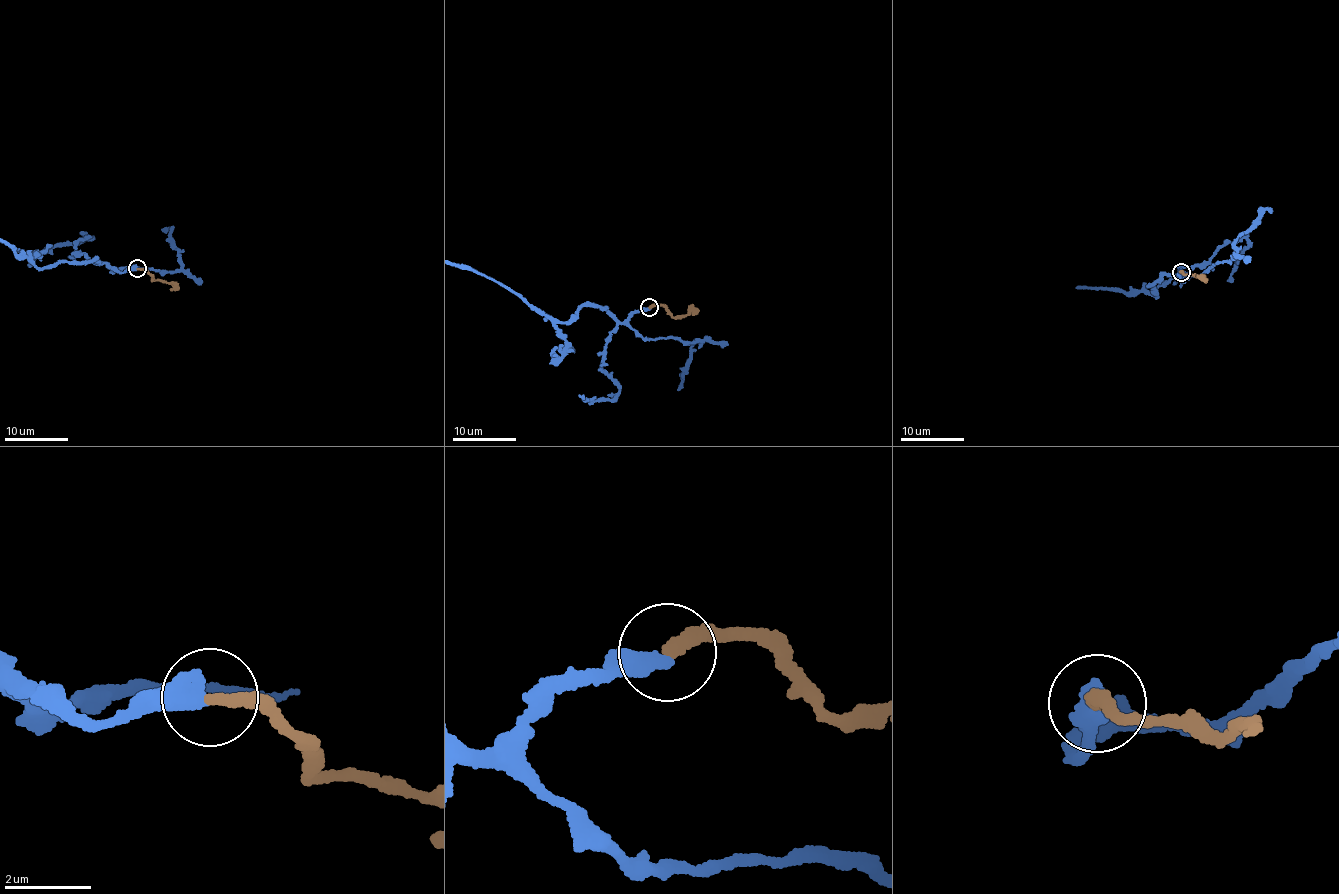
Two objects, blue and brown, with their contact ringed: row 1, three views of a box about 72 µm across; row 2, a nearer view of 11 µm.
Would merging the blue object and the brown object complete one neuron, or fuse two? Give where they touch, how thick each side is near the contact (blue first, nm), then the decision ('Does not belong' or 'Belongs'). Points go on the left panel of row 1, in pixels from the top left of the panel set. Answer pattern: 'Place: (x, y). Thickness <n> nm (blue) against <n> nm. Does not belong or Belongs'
Place: (137, 268). Thickness 480 nm (blue) against 280 nm. Belongs

